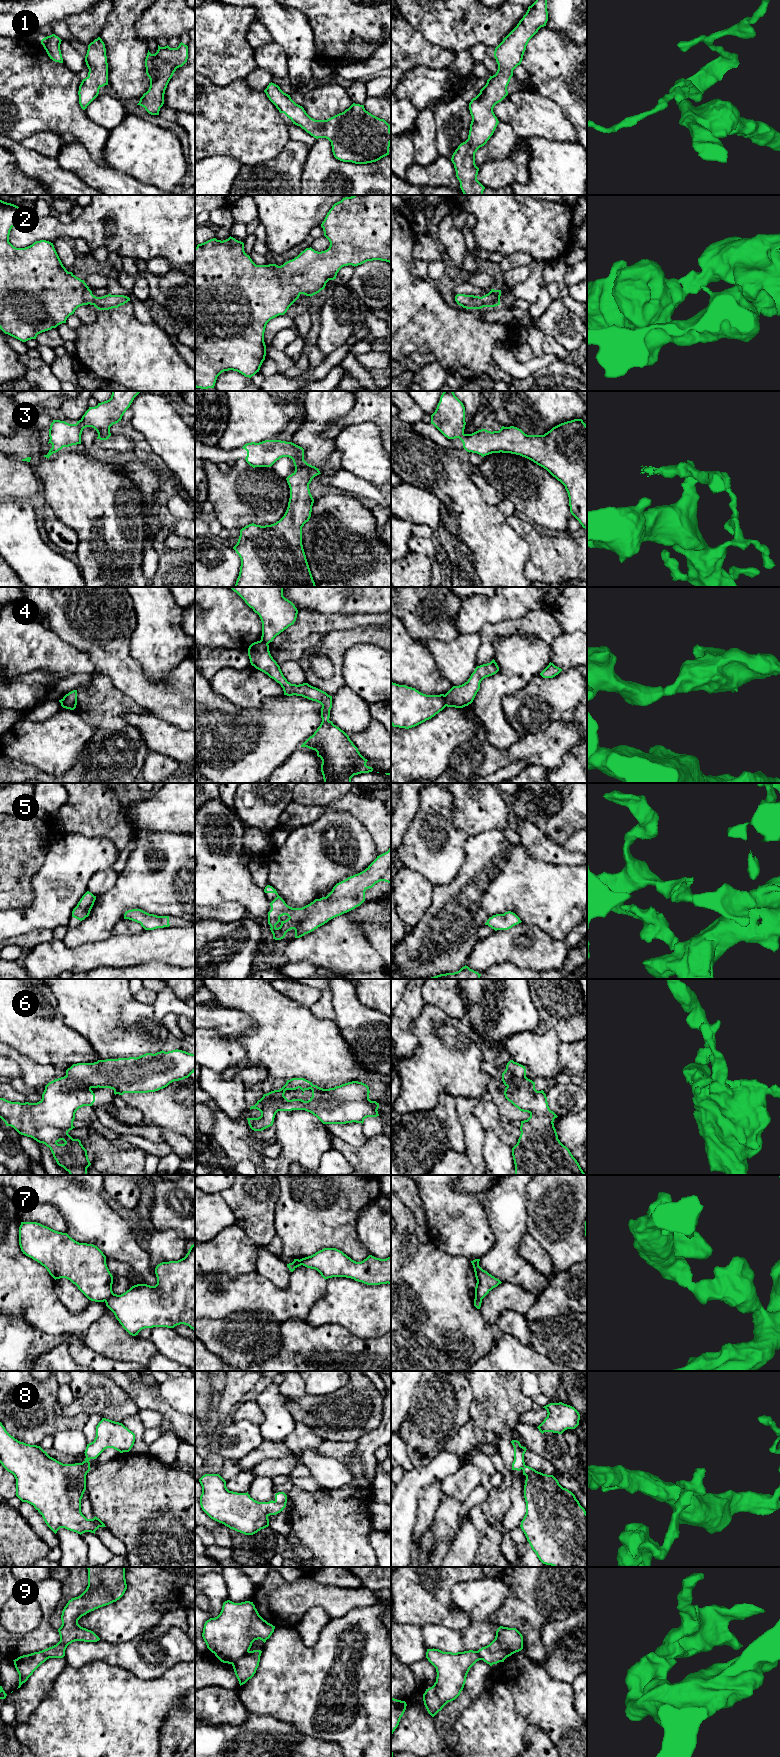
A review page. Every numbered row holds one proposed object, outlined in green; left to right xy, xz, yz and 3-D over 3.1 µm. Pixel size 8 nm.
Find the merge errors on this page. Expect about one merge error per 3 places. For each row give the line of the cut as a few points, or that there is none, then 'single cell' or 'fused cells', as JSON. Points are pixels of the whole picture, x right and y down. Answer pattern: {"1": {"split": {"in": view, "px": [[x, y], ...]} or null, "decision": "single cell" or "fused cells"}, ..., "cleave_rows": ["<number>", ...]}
{"1": {"split": null, "decision": "single cell"}, "2": {"split": null, "decision": "single cell"}, "3": {"split": {"in": "xz", "px": [[303, 458], [295, 458], [293, 460]]}, "decision": "fused cells"}, "4": {"split": {"in": "yz", "px": [[444, 695], [446, 705]]}, "decision": "fused cells"}, "5": {"split": null, "decision": "single cell"}, "6": {"split": null, "decision": "single cell"}, "7": {"split": {"in": "xy", "px": [[113, 1293], [105, 1301]]}, "decision": "fused cells"}, "8": {"split": {"in": "xz", "px": [[275, 1500], [285, 1503]]}, "decision": "fused cells"}, "9": {"split": {"in": "xz", "px": [[248, 1650], [231, 1663]]}, "decision": "fused cells"}, "cleave_rows": ["3", "4", "7", "8", "9"]}

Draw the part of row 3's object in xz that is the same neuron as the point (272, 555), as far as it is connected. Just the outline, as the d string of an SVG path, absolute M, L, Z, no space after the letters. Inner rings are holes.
M294 459L293 463L295 471L286 478L290 498L284 516L271 525L261 526L252 523L240 530L238 542L233 547L241 559L239 576L234 587L316 587L302 545L302 527L310 519L314 503L309 484L321 473L304 459Z

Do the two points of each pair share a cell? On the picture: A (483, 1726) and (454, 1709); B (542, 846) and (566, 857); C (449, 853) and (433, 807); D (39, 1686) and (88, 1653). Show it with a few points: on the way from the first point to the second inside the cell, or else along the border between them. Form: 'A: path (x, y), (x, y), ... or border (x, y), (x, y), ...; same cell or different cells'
A: border (477, 1696), (454, 1722), (453, 1731), (456, 1736); different cells
B: path (548, 851), (560, 856); same cell
C: path (441, 842), (434, 835), (434, 818); same cell
D: border (63, 1657), (67, 1663); different cells

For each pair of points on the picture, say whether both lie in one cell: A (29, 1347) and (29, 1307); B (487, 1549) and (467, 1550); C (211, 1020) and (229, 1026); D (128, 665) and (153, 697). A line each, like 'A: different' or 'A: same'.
A: different
B: different
C: same
D: same

